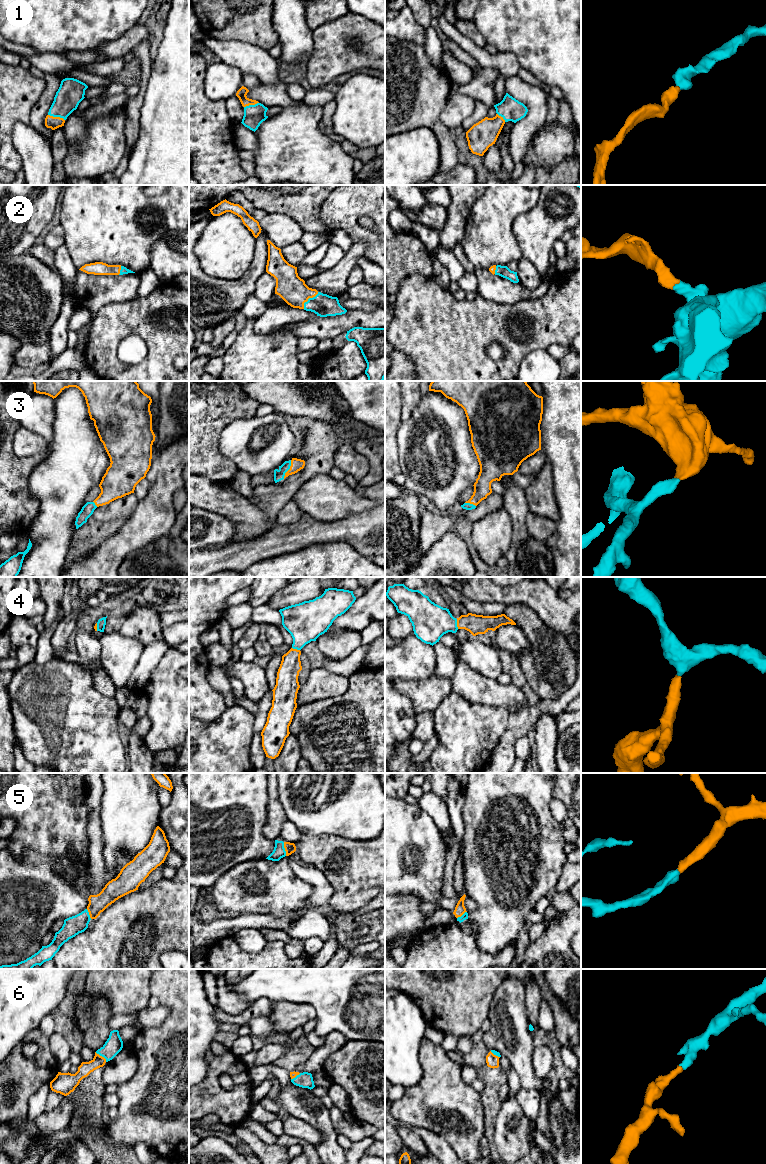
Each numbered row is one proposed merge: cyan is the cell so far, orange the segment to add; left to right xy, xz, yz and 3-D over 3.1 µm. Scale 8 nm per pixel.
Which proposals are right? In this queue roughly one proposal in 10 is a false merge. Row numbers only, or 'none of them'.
1, 2, 3, 4, 5, 6

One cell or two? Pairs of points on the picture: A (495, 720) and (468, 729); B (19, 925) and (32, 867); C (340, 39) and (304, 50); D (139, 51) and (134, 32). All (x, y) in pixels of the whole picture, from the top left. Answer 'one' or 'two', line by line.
A: one
B: one
C: two
D: two

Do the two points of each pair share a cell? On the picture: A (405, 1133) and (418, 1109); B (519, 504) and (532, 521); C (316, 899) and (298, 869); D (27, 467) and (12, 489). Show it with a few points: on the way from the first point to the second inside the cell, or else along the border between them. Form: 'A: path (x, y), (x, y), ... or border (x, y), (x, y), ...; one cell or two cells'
A: border (398, 1123), (411, 1129); two cells
B: border (529, 511), (525, 520), (528, 535); two cells
C: path (317, 891), (317, 885), (306, 874); one cell
D: path (22, 472), (12, 484); one cell

